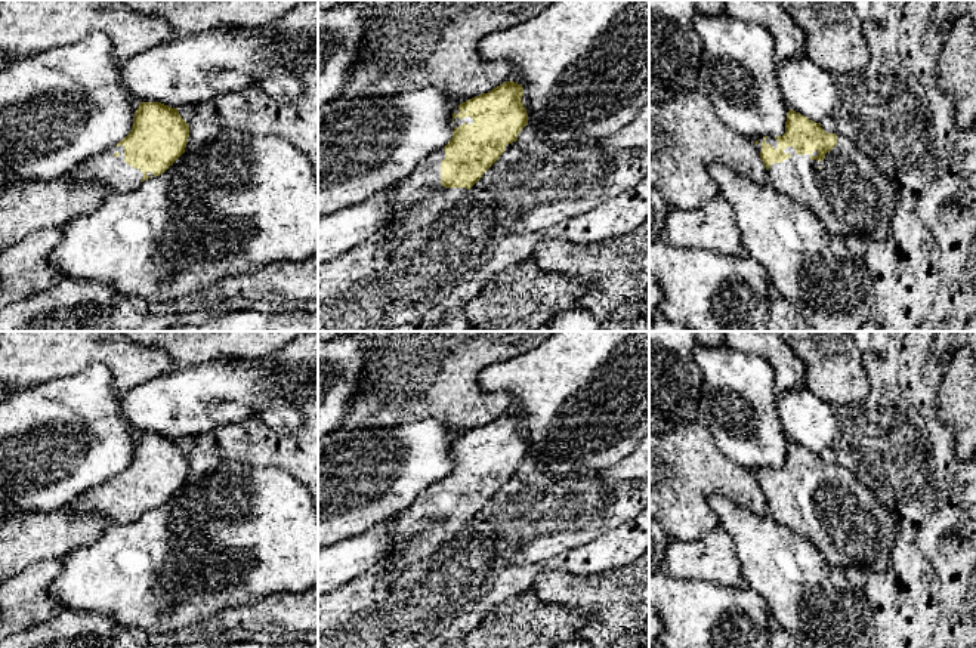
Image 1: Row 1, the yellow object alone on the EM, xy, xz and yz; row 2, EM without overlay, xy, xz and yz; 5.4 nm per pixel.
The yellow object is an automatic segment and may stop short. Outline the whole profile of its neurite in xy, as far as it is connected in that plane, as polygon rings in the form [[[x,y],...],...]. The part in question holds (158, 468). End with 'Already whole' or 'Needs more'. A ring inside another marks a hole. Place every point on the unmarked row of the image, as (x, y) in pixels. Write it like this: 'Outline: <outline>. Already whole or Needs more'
Outline: [[[140,433],[130,465],[114,479],[80,493],[68,509],[74,513],[95,513],[109,522],[130,524],[143,512],[164,504],[183,484],[189,457],[177,444],[161,433]]]. Needs more

